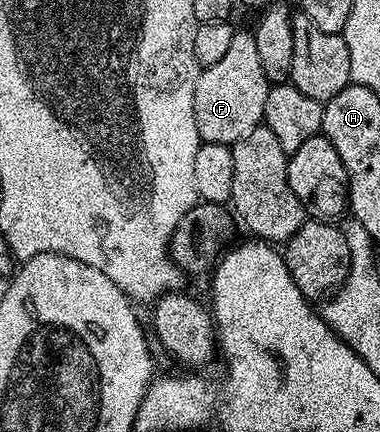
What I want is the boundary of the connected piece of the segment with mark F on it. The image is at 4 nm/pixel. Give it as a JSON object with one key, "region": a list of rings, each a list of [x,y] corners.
{"region":[[[235,31],[232,43],[220,57],[220,62],[207,64],[201,71],[194,82],[194,113],[199,141],[233,146],[237,140],[262,124],[264,102],[271,86],[260,66],[260,53],[253,31]]]}

